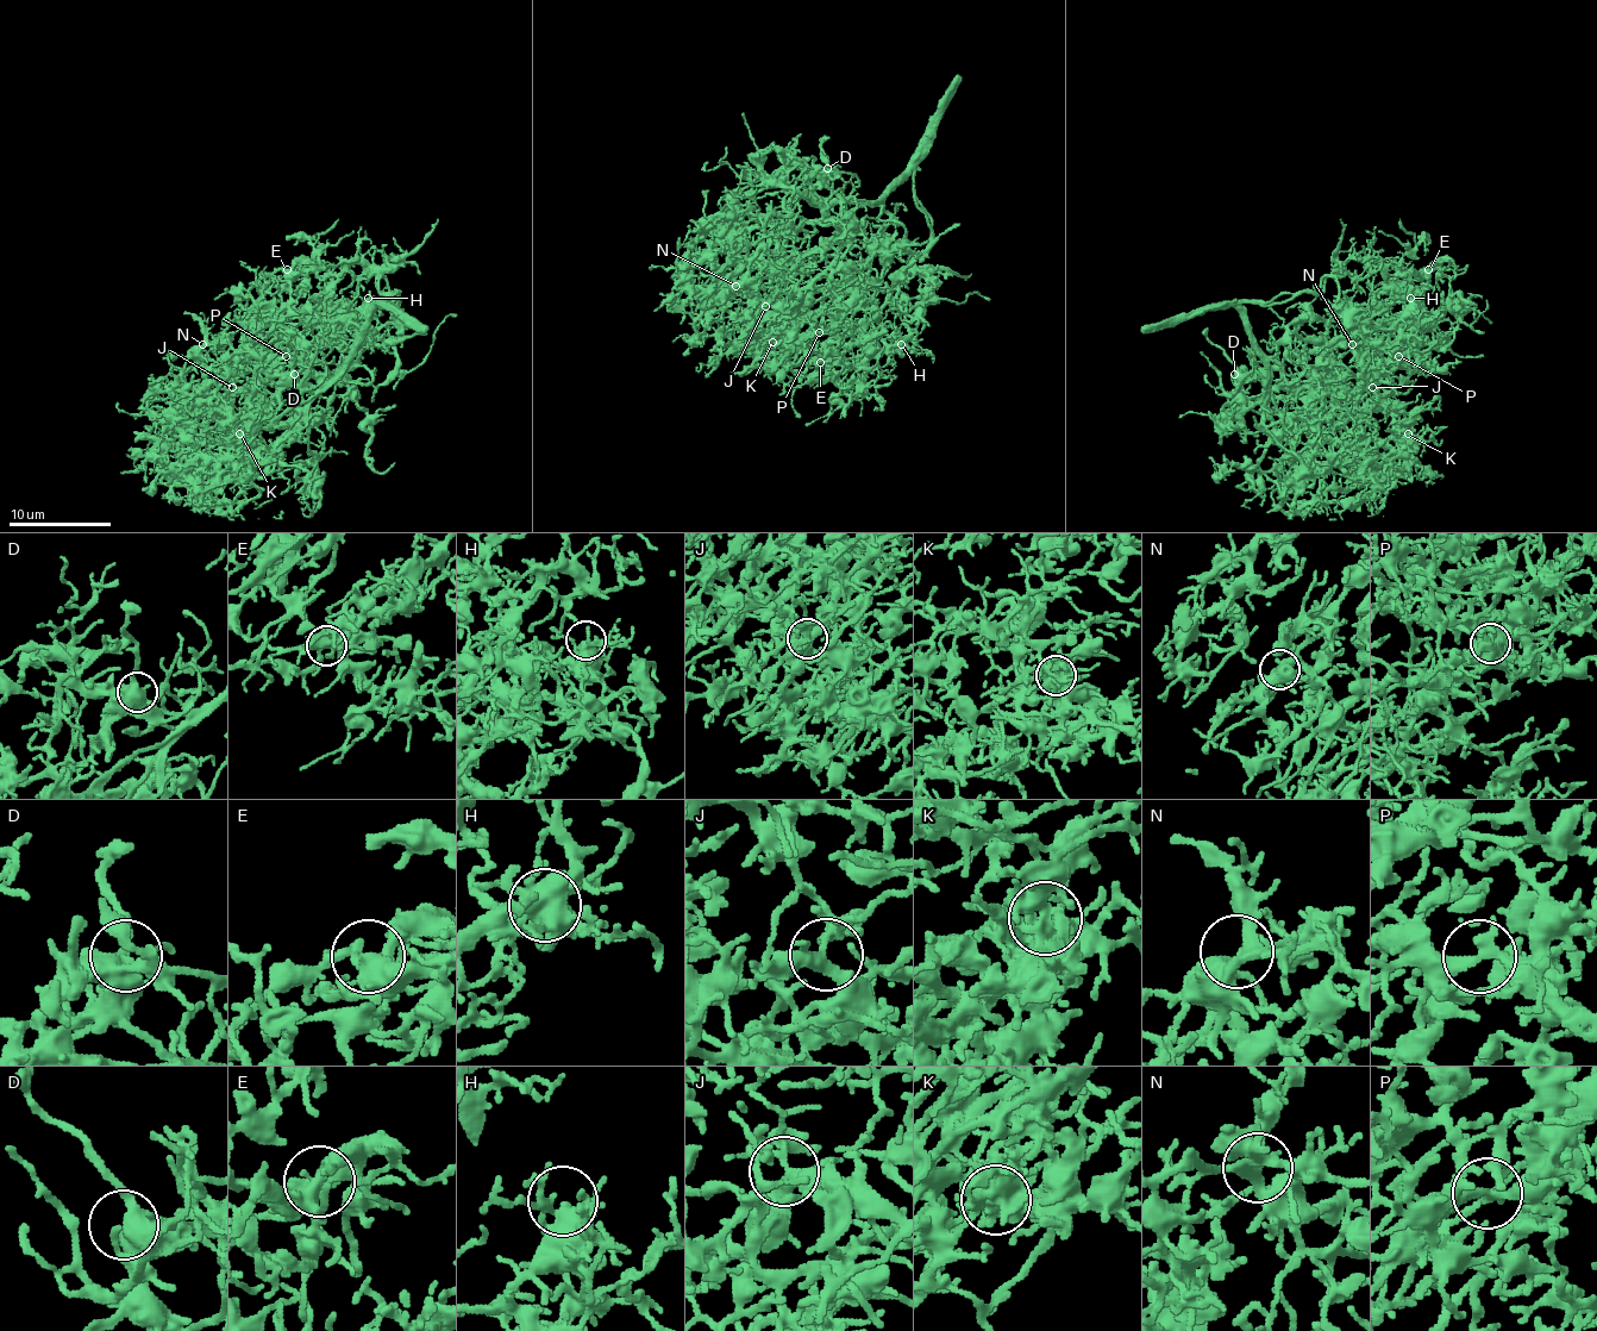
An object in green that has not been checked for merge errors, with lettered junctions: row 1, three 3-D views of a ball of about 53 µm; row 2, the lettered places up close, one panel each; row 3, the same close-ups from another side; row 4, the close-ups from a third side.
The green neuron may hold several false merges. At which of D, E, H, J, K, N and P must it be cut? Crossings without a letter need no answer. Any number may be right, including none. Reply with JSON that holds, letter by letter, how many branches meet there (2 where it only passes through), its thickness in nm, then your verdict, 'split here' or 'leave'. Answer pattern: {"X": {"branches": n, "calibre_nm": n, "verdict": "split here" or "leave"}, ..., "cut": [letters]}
{"D": {"branches": 4, "calibre_nm": 480, "verdict": "leave"}, "E": {"branches": 4, "calibre_nm": 440, "verdict": "leave"}, "H": {"branches": 3, "calibre_nm": 360, "verdict": "leave"}, "J": {"branches": 4, "calibre_nm": 320, "verdict": "leave"}, "K": {"branches": 5, "calibre_nm": 440, "verdict": "leave"}, "N": {"branches": 4, "calibre_nm": 320, "verdict": "leave"}, "P": {"branches": 2, "calibre_nm": 340, "verdict": "leave"}, "cut": []}

